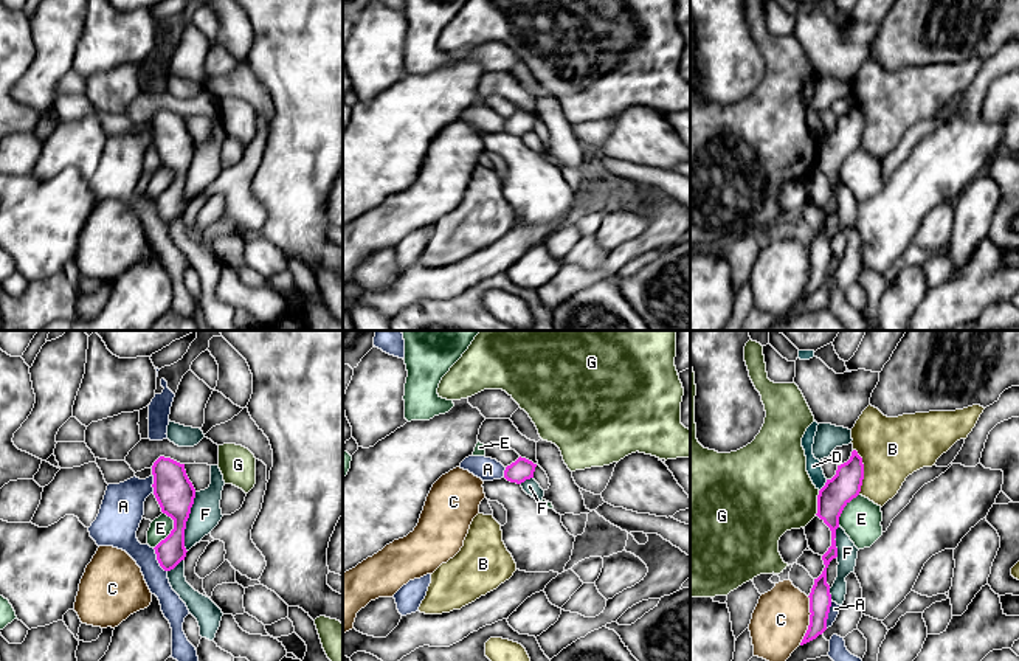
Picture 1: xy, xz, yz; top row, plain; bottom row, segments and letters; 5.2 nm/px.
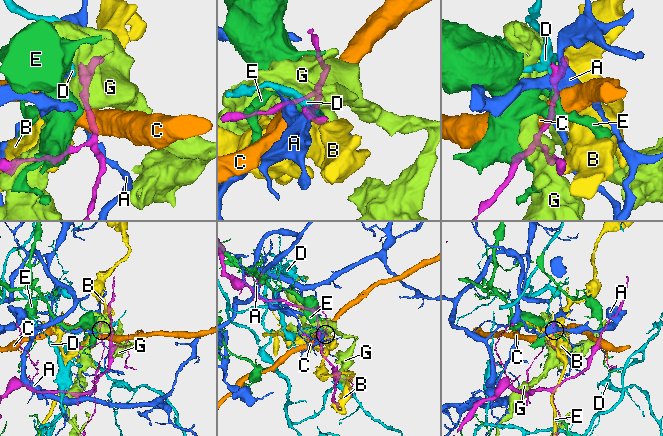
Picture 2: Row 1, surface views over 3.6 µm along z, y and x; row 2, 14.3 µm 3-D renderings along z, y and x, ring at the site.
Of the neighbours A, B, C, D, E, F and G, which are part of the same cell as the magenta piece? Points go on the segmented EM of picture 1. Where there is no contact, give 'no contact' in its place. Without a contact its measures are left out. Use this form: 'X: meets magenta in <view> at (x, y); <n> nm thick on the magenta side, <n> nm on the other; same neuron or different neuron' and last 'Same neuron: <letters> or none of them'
A: meets magenta in yz at (827, 615); 110 nm thick on the magenta side, 50 nm on the other; different neuron
B: meets magenta in yz at (863, 472); 160 nm thick on the magenta side, 320 nm on the other; different neuron
C: meets magenta in yz at (810, 621); 110 nm thick on the magenta side, 300 nm on the other; different neuron
D: meets magenta in yz at (824, 486); 160 nm thick on the magenta side, 80 nm on the other; different neuron
E: meets magenta in xy at (171, 531); 200 nm thick on the magenta side, 110 nm on the other; different neuron
F: meets magenta in xy at (186, 520); 200 nm thick on the magenta side, 160 nm on the other; different neuron
G: meets magenta in yz at (818, 503); 160 nm thick on the magenta side, 420 nm on the other; different neuron
Same neuron: none of them

